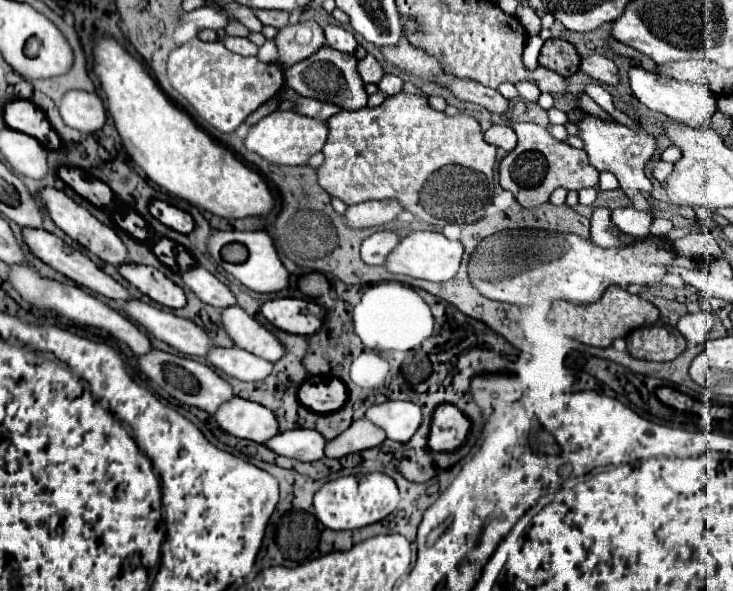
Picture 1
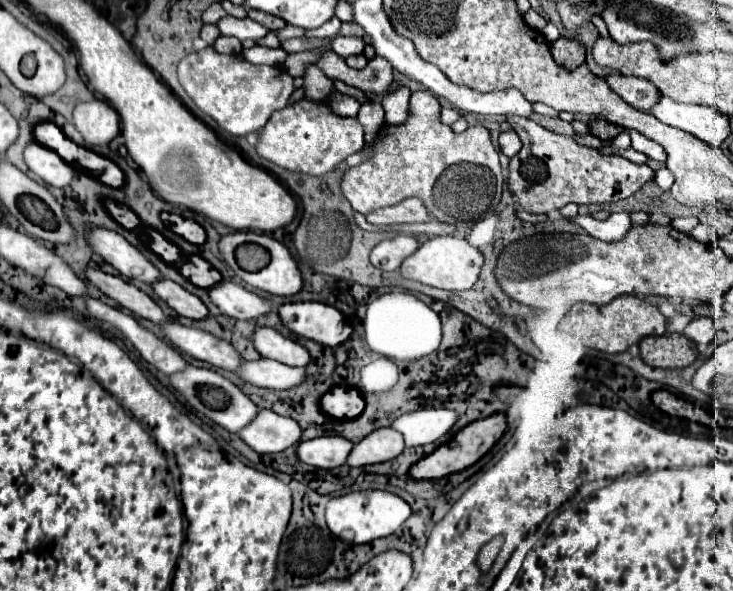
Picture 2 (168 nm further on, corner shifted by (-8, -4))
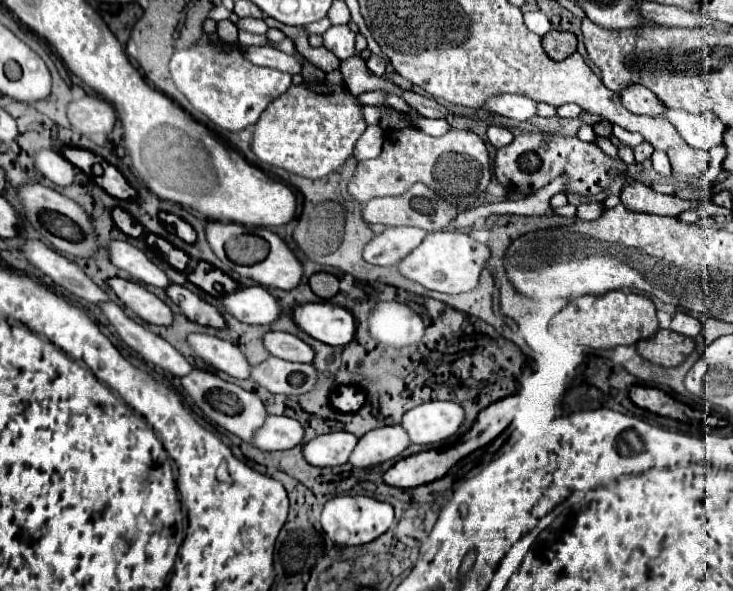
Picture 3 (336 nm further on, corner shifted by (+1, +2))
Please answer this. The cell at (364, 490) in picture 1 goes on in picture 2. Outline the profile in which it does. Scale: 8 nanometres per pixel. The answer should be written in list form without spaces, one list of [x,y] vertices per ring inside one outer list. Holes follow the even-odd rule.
[[[356,491],[342,497],[330,499],[326,507],[328,529],[350,545],[372,543],[374,539],[392,535],[410,517],[410,505],[394,493],[388,491]]]

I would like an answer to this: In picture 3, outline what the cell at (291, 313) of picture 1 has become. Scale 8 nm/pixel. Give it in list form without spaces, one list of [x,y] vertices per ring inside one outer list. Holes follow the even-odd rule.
[[[333,303],[295,305],[291,309],[291,319],[301,331],[333,347],[347,345],[355,335],[355,319],[351,311]]]

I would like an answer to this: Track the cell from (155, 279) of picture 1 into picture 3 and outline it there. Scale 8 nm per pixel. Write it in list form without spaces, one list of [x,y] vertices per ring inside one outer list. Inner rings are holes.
[[[171,283],[167,289],[165,289],[167,297],[177,303],[181,307],[181,311],[195,323],[201,323],[201,325],[209,325],[209,327],[215,327],[215,329],[223,329],[225,321],[221,317],[221,313],[205,303],[203,299],[199,299],[195,293],[191,293],[187,287],[181,287],[181,285],[175,285]]]

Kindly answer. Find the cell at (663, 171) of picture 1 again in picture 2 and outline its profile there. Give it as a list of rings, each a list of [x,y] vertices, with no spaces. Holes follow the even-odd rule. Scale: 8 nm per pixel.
[[[508,117],[508,121],[522,141],[522,149],[510,159],[508,187],[518,205],[530,213],[552,213],[568,203],[590,205],[620,201],[654,177],[648,165],[636,165],[618,155],[602,155],[592,147],[578,145],[574,137],[546,131],[532,119]]]

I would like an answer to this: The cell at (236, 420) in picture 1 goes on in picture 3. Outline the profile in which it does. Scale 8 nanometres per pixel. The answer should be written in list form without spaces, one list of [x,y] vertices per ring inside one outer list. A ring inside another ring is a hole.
[[[267,415],[265,423],[255,431],[251,443],[261,451],[285,451],[299,445],[303,427],[285,415]]]

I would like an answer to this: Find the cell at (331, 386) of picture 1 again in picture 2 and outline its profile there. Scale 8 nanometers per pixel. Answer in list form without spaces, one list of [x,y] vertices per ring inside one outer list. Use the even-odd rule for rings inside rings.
[[[340,385],[332,387],[324,397],[322,397],[322,409],[330,417],[336,419],[356,419],[364,411],[364,397],[358,389]]]

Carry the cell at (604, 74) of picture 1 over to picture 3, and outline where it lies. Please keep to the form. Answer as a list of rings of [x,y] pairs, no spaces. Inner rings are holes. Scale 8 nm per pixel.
[[[629,83],[619,91],[619,99],[621,103],[637,113],[637,115],[651,115],[651,117],[659,117],[665,111],[665,105],[661,105],[661,101],[657,99],[657,95],[647,89],[645,85],[639,83]]]

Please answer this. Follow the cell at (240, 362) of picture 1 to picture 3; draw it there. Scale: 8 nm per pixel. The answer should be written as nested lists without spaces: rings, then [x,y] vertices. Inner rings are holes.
[[[269,357],[263,363],[251,367],[251,379],[271,393],[301,395],[313,389],[317,371],[309,363],[291,363],[285,359]]]

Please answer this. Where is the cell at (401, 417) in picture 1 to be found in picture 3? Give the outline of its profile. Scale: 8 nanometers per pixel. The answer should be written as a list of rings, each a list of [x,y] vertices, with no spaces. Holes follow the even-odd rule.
[[[429,401],[409,409],[401,427],[407,431],[411,443],[433,445],[457,433],[463,423],[463,409],[453,401]]]

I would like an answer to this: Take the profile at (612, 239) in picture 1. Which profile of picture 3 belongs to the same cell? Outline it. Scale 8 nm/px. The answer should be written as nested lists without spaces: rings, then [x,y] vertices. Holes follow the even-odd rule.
[[[583,203],[577,207],[577,217],[585,219],[585,221],[593,221],[593,219],[601,217],[601,213],[603,213],[601,203]]]

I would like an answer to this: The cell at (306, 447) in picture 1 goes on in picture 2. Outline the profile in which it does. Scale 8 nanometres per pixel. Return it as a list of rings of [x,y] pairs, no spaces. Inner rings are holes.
[[[316,437],[298,443],[298,457],[318,469],[334,469],[346,463],[354,443],[344,437]]]

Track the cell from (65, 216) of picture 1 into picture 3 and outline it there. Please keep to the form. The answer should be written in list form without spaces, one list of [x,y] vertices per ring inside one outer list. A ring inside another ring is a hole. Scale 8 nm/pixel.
[[[109,241],[107,251],[109,251],[109,261],[115,267],[127,271],[137,281],[147,283],[147,285],[155,285],[155,287],[161,287],[161,289],[165,289],[171,283],[167,279],[167,275],[155,263],[151,263],[145,257],[143,251],[139,251],[131,243],[127,243],[127,241]]]

